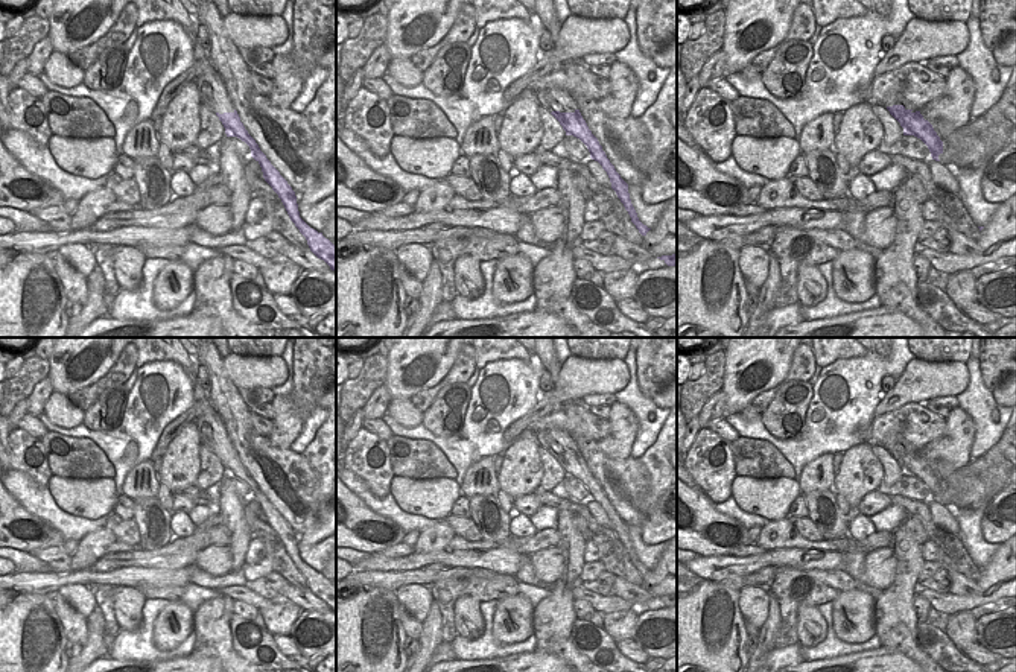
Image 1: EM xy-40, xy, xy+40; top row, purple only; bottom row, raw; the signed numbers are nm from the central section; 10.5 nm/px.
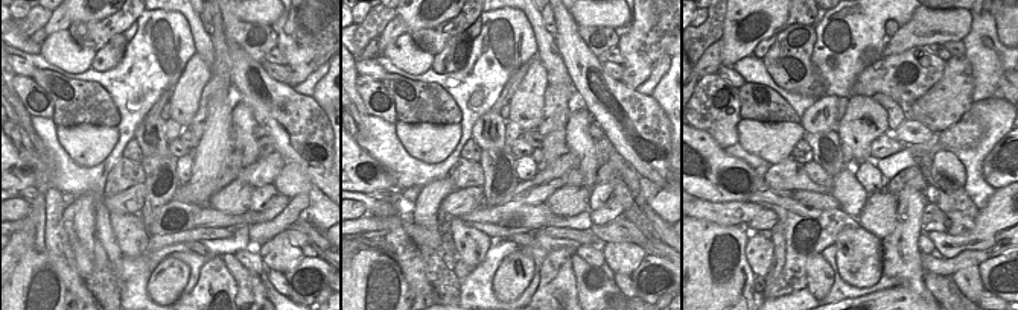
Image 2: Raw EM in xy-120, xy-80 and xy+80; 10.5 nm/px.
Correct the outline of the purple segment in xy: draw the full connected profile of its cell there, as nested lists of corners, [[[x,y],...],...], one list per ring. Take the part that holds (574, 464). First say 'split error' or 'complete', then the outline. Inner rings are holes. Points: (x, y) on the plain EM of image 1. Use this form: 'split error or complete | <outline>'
split error | [[[538,429],[537,441],[543,449],[548,449],[551,455],[560,462],[560,465],[566,471],[566,476],[573,476],[587,487],[590,499],[598,502],[607,512],[611,523],[611,529],[616,532],[618,538],[628,552],[631,563],[636,566],[642,576],[646,576],[651,569],[648,569],[639,561],[630,540],[628,525],[616,512],[614,506],[610,503],[605,493],[602,491],[602,487],[599,485],[598,479],[589,470],[586,461],[583,459],[576,447],[575,439],[561,429]]]

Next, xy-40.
split error | [[[132,338],[132,342],[138,351],[135,362],[137,368],[155,360],[173,360],[192,377],[195,403],[201,404],[201,415],[196,420],[201,438],[201,452],[204,449],[211,449],[222,462],[227,477],[237,477],[249,487],[251,497],[260,505],[265,521],[281,540],[291,561],[306,578],[310,591],[336,613],[336,585],[325,579],[322,573],[310,569],[300,558],[295,532],[245,470],[231,439],[228,438],[221,417],[208,400],[208,392],[196,382],[193,357],[184,350],[178,338]]]

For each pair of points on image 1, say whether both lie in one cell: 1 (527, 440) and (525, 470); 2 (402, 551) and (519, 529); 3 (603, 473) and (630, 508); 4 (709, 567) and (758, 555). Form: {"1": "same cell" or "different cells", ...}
{"1": "same cell", "2": "different cells", "3": "same cell", "4": "same cell"}

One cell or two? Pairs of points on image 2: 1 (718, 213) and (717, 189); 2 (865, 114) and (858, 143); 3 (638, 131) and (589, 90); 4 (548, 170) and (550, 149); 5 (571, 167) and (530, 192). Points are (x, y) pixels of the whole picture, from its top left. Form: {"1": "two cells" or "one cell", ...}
{"1": "two cells", "2": "one cell", "3": "one cell", "4": "one cell", "5": "one cell"}

